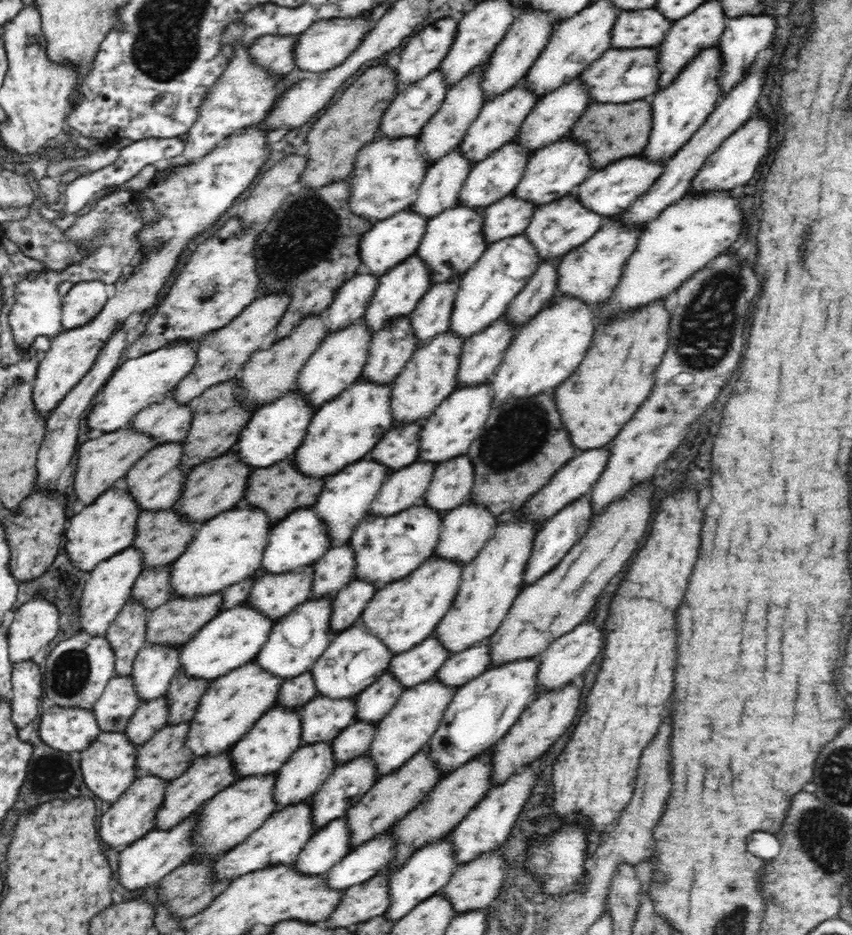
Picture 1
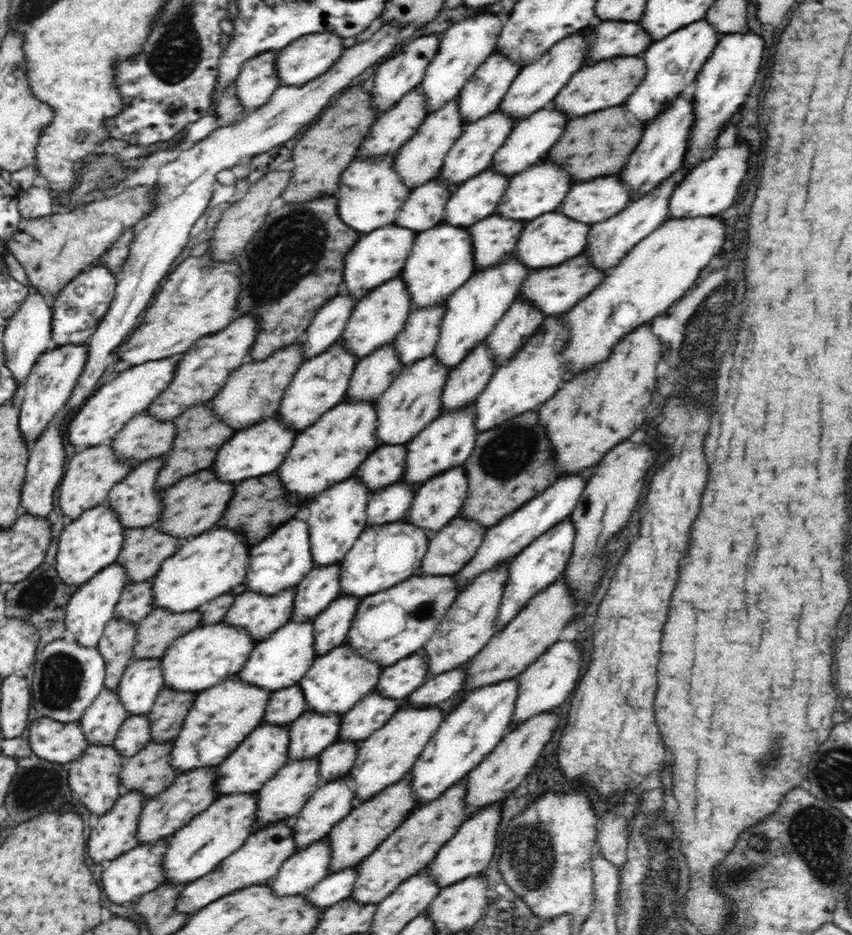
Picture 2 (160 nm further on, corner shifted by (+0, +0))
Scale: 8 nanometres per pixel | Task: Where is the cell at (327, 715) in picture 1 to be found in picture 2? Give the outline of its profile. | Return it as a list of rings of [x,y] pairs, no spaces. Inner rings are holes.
[[[305,711],[300,718],[291,722],[289,727],[289,760],[308,760],[314,758],[338,740],[342,715],[318,715],[312,711]]]

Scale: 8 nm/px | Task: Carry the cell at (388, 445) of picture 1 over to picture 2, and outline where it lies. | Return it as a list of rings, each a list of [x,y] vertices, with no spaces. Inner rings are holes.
[[[384,444],[355,470],[355,478],[363,482],[370,494],[378,492],[402,479],[407,455],[407,444]]]

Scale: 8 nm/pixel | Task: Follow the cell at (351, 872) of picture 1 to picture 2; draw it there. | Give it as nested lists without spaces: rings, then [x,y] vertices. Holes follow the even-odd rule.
[[[350,866],[336,874],[326,875],[307,892],[307,901],[312,906],[317,906],[319,910],[330,908],[336,902],[351,896],[358,873],[357,866]]]

